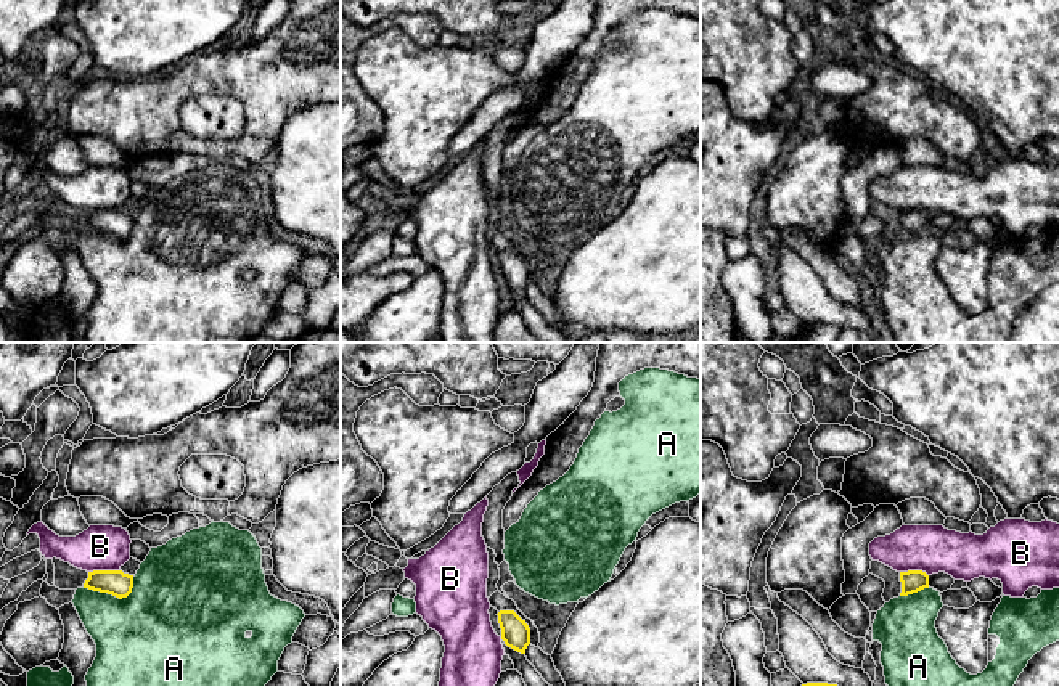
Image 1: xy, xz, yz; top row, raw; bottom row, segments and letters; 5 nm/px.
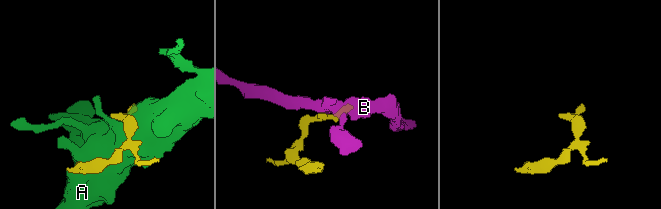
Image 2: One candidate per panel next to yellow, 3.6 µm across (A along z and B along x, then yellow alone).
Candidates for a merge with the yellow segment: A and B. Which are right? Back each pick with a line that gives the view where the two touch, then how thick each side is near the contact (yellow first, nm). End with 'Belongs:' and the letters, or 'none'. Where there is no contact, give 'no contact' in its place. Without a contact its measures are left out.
Belongs: none

